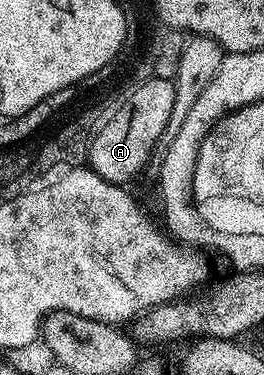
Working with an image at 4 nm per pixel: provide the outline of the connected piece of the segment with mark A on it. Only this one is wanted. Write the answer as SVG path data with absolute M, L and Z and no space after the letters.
M152 78L137 86L134 99L130 104L115 116L115 120L111 121L110 127L103 131L103 135L99 136L92 144L89 151L89 167L101 178L105 178L111 184L120 186L130 185L130 180L146 166L151 160L151 151L160 147L159 139L165 130L165 126L169 122L169 114L173 114L173 98L175 97L175 86L170 80L160 80Z

